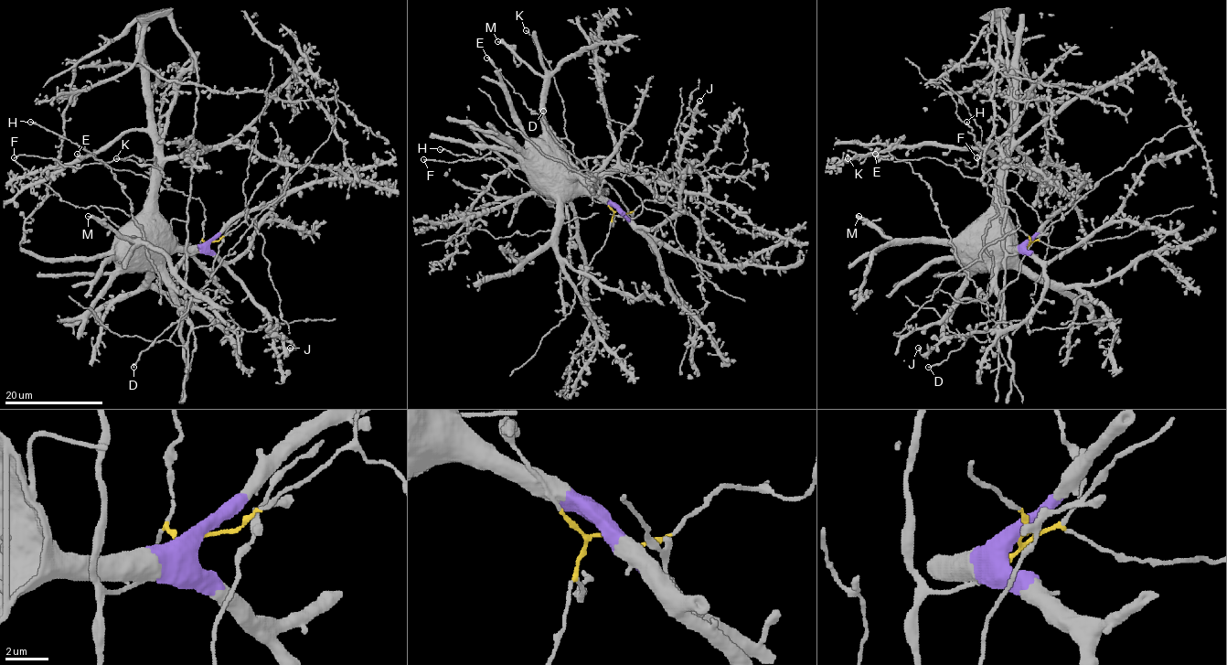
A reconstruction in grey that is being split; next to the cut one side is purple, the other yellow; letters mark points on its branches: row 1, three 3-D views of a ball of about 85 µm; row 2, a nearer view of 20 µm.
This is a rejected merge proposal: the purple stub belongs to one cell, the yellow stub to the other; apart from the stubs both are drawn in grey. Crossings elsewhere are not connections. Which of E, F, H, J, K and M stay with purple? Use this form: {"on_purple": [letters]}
{"on_purple": ["E", "J", "M"]}

